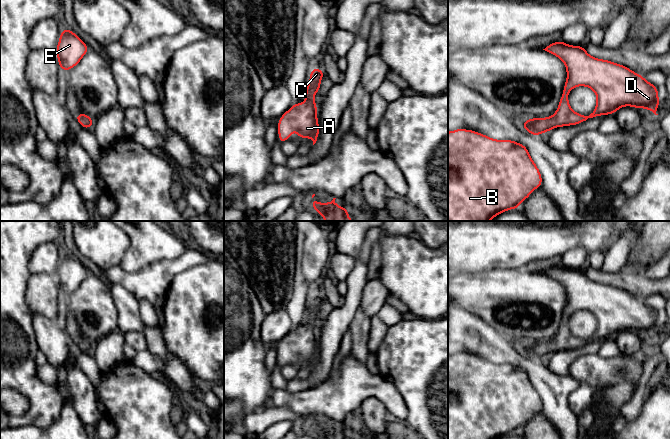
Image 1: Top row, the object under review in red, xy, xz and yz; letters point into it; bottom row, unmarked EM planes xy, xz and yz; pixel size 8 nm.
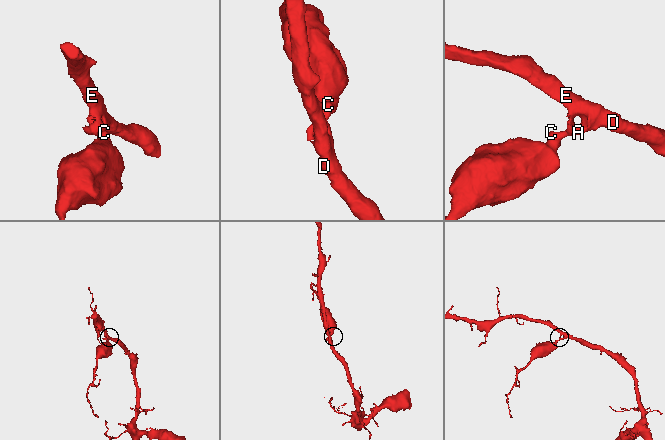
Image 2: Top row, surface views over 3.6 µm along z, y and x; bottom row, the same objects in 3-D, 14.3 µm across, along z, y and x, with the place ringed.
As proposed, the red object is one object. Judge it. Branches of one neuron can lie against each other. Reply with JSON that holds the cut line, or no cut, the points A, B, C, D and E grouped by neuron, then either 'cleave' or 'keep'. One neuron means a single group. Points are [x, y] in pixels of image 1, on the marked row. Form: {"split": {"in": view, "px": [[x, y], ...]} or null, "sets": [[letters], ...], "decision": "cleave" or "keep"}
{"split": null, "sets": [["A", "B", "C", "D", "E"]], "decision": "keep"}

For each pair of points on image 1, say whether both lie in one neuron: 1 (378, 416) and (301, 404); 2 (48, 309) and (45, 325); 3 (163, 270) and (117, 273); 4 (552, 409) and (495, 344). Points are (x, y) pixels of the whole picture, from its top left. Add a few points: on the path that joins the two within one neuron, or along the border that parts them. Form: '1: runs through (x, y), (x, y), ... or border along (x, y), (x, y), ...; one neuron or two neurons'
1: border along (383, 404), (374, 397), (367, 397), (359, 408); two neurons
2: border along (32, 312), (46, 316), (55, 322); two neurons
3: runs through (152, 278), (128, 278); one neuron
4: runs through (552, 390), (523, 360), (514, 356); one neuron

